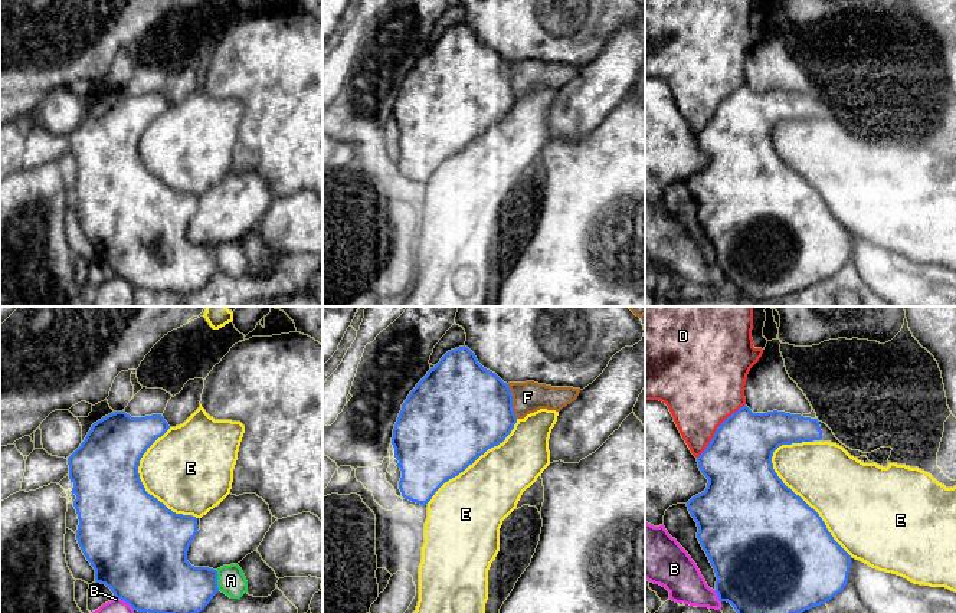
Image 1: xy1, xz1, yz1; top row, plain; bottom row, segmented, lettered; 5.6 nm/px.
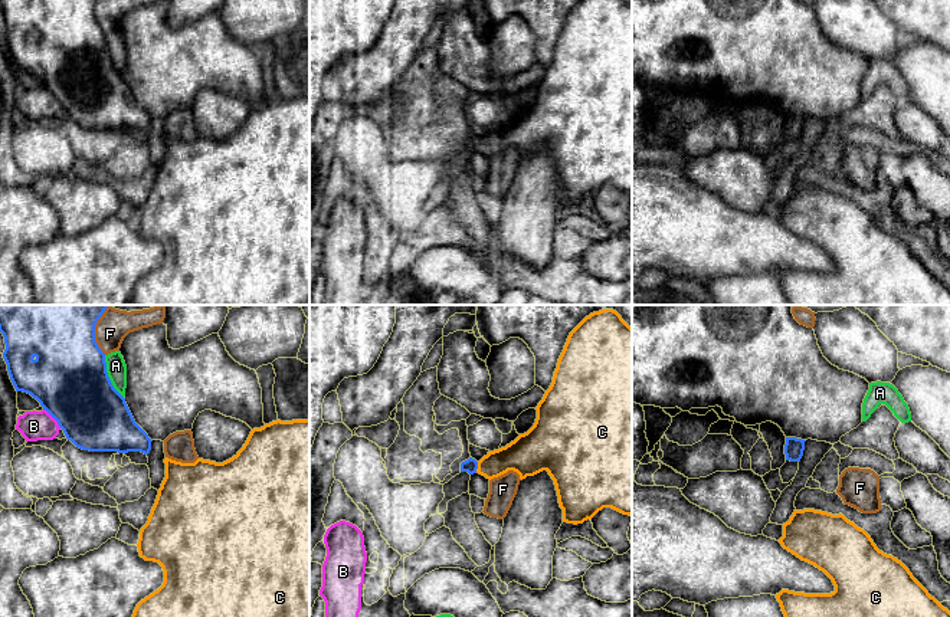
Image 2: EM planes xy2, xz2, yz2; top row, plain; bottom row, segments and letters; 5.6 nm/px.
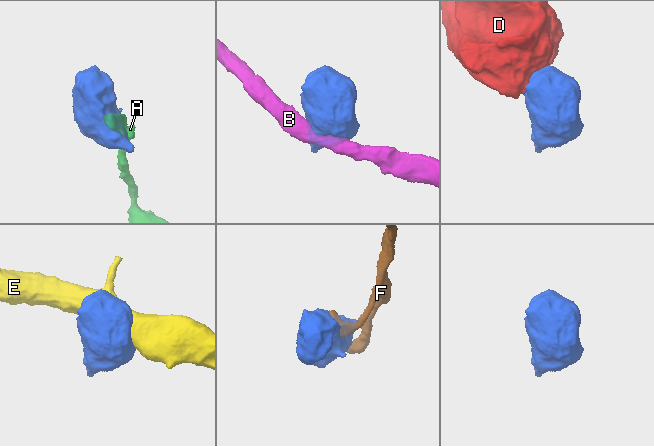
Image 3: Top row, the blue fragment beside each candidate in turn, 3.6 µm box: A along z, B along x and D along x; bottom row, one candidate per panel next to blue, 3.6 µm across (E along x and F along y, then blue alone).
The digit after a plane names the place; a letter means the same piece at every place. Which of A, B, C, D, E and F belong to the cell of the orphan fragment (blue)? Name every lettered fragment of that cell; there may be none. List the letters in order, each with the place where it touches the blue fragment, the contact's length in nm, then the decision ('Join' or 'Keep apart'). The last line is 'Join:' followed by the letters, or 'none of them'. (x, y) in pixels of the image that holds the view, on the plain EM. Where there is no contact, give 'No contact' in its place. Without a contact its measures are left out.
A: Touches blue at xy2 (108, 55). Shared border 260 nm. Keep apart
B: Touches blue at xy2 (53, 95). Shared border 150 nm. Keep apart
C: Touches blue at xz2 (477, 145). Shared border 70 nm. Join
D: Touches blue at yz1 (717, 107). Shared border 420 nm. Keep apart
E: Touches blue at yz1 (802, 177). Shared border 750 nm. Keep apart
F: Touches blue at xz1 (511, 79). Shared border 200 nm. Keep apart
Join: C

